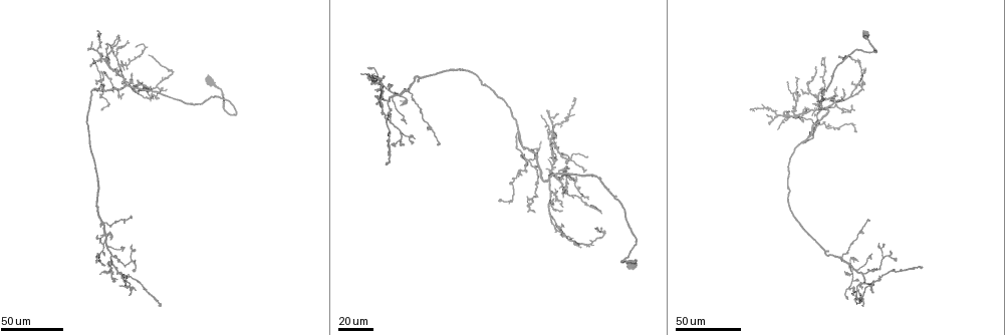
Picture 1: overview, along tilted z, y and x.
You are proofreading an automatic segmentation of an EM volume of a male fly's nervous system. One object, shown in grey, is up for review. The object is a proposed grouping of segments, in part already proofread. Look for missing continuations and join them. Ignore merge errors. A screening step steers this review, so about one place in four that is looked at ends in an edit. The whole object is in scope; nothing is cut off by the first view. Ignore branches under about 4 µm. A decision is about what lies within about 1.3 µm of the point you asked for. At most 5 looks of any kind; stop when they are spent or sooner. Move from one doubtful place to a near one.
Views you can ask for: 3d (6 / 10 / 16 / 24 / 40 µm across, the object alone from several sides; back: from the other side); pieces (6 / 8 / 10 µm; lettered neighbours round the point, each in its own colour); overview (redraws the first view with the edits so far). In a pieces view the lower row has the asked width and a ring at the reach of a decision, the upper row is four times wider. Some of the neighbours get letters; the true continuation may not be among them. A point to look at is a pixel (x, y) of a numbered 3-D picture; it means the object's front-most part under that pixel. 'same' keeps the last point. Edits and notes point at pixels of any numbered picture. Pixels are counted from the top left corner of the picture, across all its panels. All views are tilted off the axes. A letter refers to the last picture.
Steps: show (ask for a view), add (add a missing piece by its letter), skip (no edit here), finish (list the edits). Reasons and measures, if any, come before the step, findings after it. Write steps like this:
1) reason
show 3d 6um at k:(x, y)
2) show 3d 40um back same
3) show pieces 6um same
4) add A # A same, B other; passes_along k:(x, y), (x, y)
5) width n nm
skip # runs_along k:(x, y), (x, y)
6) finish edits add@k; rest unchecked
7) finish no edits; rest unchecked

show 3d 24um at 1:(101, 72)

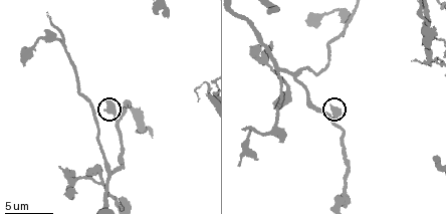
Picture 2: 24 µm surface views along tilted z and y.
show pieces 6um at 2:(108, 101)

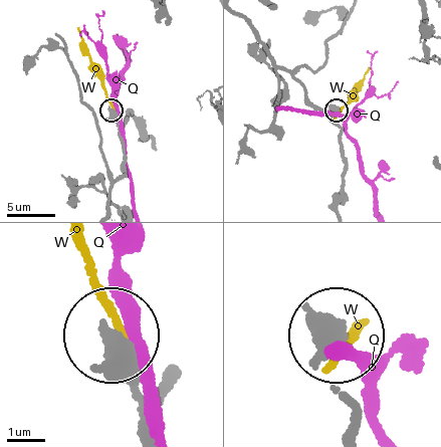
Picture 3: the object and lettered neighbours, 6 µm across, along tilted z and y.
width 410 nm
skip # Q other, W other; no lettered piece goes on from it

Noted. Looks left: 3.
show 3d 40um at 1:(120, 60)

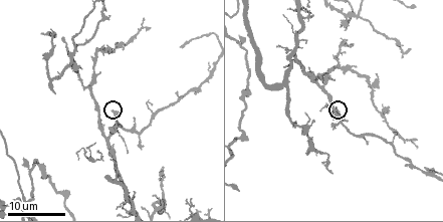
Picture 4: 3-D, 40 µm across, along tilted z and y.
show pieces 6um at 4:(112, 110)

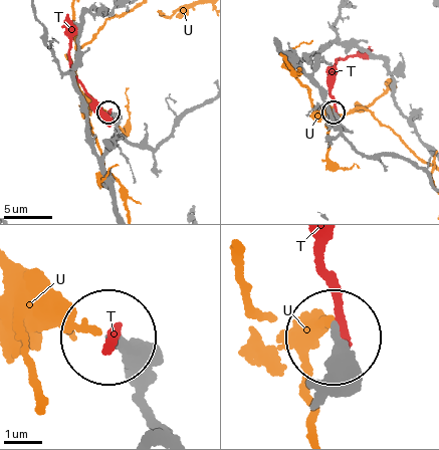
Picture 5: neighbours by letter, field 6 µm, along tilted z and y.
width 260 nm
skip # T other, U other; no lettered piece goes on from it

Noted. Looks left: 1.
finish no edits; rest unchecked

